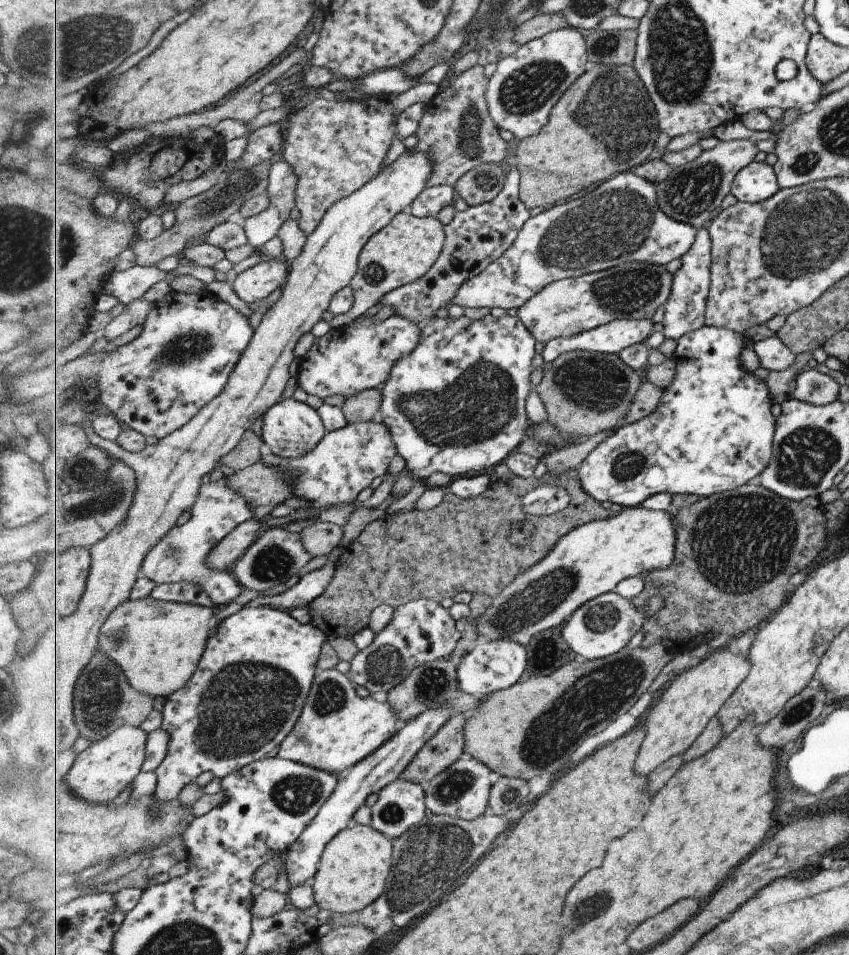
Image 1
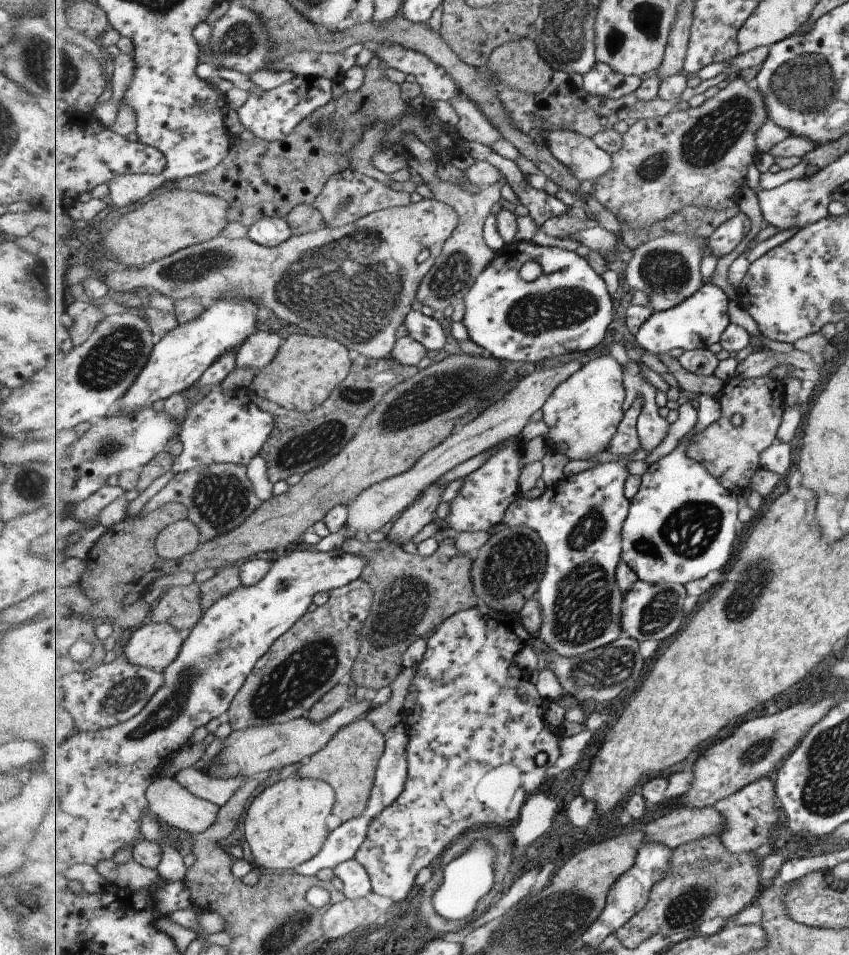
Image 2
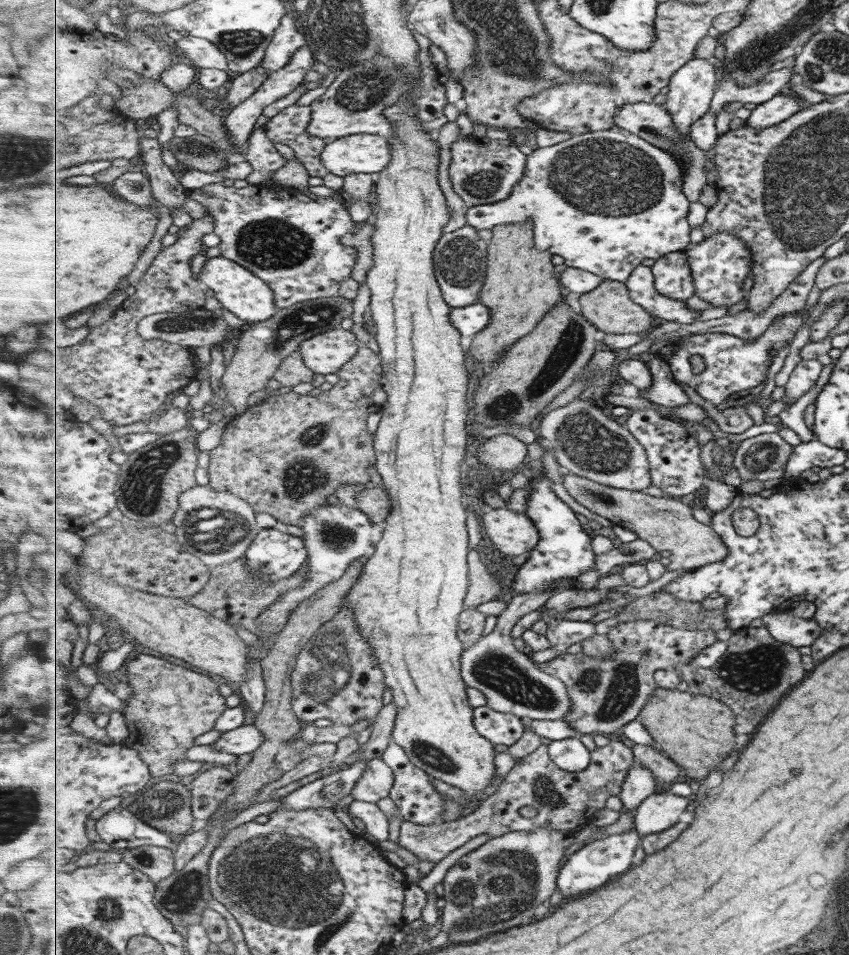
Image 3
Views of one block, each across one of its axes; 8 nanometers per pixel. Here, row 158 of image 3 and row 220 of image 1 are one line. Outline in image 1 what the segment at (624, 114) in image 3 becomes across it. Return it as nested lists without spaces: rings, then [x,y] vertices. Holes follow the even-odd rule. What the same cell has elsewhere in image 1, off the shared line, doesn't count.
[[[755,140],[719,141],[712,149],[704,150],[699,158],[687,166],[674,167],[670,177],[658,184],[657,205],[674,219],[701,229],[721,206],[725,196],[732,194],[735,177],[755,160],[759,151],[761,150]]]

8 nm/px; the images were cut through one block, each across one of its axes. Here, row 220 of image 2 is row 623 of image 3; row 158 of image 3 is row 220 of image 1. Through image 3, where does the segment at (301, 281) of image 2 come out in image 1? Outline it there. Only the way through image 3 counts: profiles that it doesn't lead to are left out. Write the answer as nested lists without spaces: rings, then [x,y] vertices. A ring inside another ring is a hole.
[[[403,210],[379,233],[369,239],[360,254],[360,269],[351,281],[355,302],[345,314],[336,314],[329,322],[332,329],[349,325],[355,318],[365,314],[370,306],[377,304],[392,290],[423,278],[440,257],[446,241],[444,223],[437,217],[418,217]]]

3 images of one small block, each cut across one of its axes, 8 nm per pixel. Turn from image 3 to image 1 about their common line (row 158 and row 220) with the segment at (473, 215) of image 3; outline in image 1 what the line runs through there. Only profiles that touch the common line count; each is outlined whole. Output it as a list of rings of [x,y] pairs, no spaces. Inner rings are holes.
[[[629,170],[603,181],[582,198],[544,209],[524,224],[516,244],[503,257],[489,265],[483,273],[461,285],[453,303],[460,304],[463,308],[487,306],[490,309],[493,307],[520,309],[547,285],[561,279],[612,269],[631,261],[665,266],[677,258],[681,259],[696,244],[699,229],[668,215],[657,205],[657,194],[656,183],[640,177],[634,170]]]

